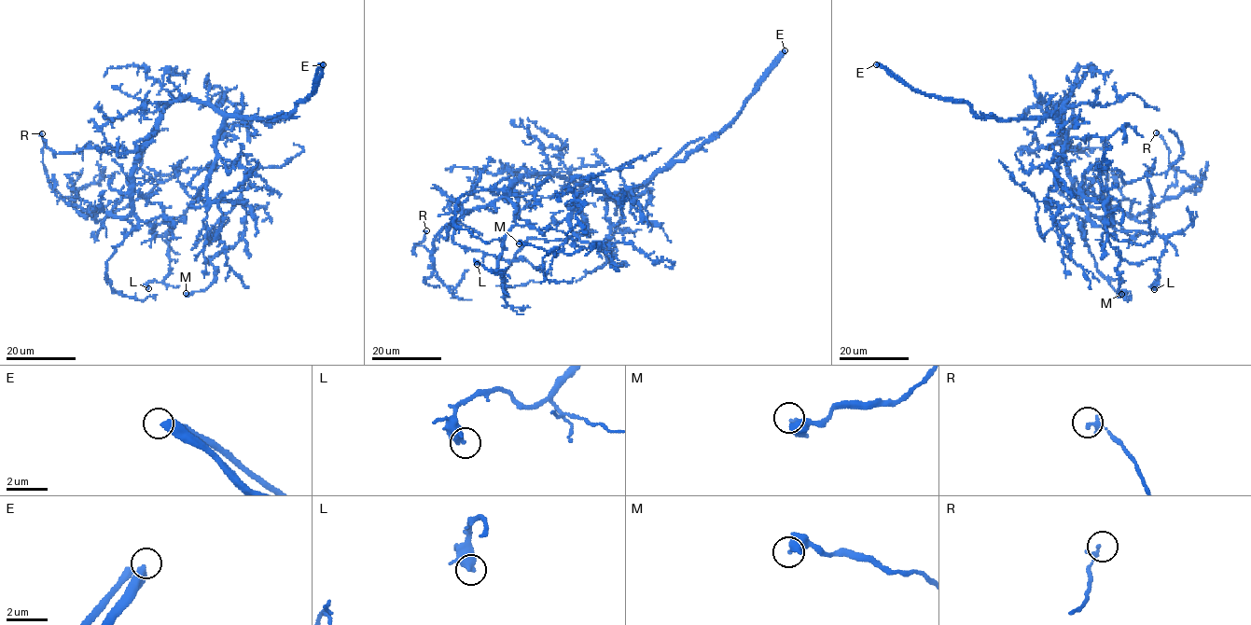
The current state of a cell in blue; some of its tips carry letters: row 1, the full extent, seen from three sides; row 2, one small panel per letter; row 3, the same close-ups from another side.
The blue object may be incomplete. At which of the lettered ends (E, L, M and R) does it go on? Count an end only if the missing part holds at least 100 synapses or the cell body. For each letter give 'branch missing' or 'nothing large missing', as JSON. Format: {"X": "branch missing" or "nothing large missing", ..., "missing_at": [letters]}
{"E": "branch missing", "L": "nothing large missing", "M": "nothing large missing", "R": "nothing large missing", "missing_at": ["E"]}

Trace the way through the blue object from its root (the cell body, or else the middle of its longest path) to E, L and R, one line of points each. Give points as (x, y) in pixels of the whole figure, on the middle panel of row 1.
E: (604, 191), (624, 193), (643, 187), (659, 171), (683, 162), (735, 117), (785, 50)
L: (604, 191), (551, 173), (515, 179), (506, 195), (515, 226), (498, 260), (505, 281), (477, 264)
R: (604, 191), (551, 173), (528, 173), (444, 226), (431, 251), (421, 245), (412, 254), (426, 230)

